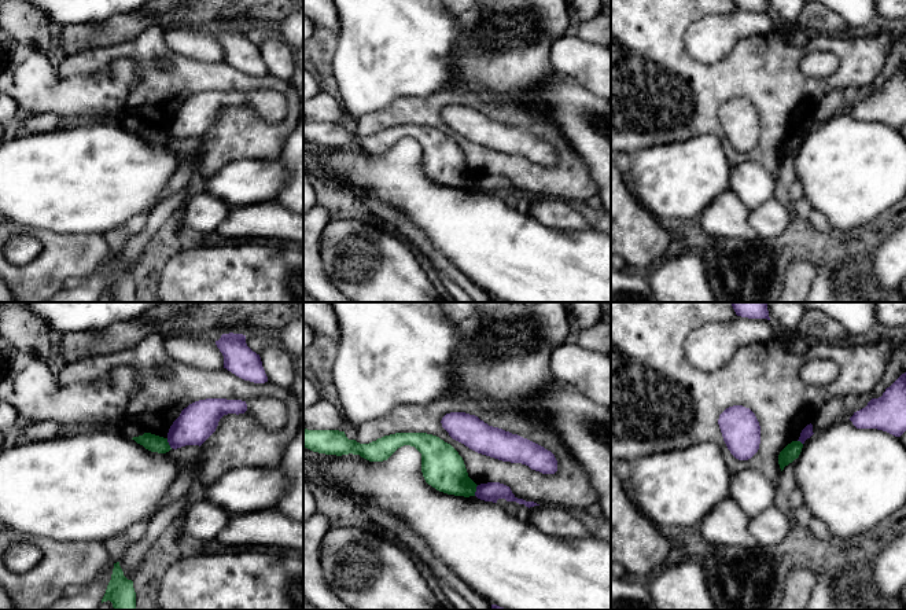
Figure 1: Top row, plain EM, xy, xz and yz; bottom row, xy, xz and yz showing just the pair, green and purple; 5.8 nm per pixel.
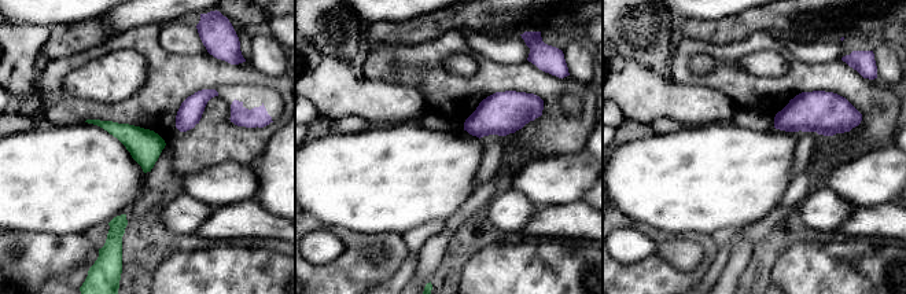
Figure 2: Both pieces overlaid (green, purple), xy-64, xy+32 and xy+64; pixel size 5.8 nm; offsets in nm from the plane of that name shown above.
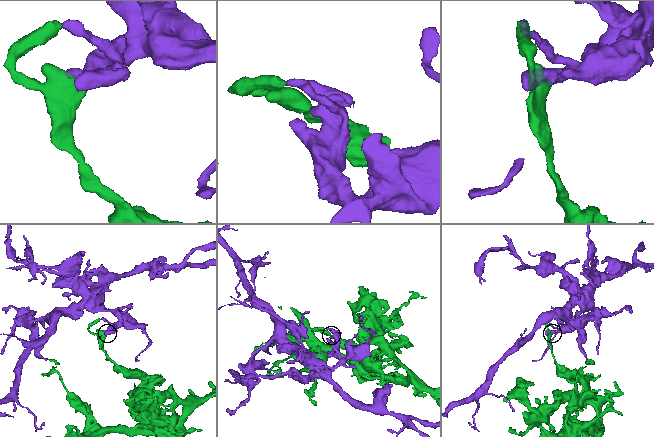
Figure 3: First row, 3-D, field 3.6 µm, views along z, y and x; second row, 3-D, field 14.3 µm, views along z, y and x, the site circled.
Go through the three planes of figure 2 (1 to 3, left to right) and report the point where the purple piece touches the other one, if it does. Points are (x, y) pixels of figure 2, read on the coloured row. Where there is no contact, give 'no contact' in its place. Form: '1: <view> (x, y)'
1: no contact
2: no contact
3: no contact

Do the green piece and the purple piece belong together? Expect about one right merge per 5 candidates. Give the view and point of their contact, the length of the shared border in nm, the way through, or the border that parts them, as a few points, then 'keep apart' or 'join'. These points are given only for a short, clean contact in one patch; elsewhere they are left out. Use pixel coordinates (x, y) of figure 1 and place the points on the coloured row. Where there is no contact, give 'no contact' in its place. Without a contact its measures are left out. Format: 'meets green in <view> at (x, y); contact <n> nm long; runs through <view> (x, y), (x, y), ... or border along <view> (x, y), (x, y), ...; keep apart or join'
meets green in xz at (475, 491); contact 70 nm long; keep apart

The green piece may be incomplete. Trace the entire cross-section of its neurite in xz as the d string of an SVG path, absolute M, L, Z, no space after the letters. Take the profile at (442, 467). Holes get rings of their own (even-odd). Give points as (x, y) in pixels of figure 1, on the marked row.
M303 429L303 448L325 455L353 453L369 462L383 462L404 445L415 447L421 453L421 473L428 485L448 495L475 496L478 485L468 477L463 458L437 436L395 433L360 444L349 440L345 431Z

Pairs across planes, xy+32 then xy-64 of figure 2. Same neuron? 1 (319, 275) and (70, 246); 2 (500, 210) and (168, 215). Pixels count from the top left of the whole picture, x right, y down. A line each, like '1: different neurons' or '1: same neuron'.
1: same neuron
2: same neuron

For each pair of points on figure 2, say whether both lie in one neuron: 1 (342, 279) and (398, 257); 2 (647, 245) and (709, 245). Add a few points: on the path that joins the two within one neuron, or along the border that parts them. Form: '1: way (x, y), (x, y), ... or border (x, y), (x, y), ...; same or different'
1: way (356, 275), (379, 275), (385, 271); same
2: border (684, 236), (703, 252), (703, 260), (691, 272); different

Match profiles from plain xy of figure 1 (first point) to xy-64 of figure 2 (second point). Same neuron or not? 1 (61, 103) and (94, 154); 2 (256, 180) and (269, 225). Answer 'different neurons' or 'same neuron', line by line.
1: different neurons
2: different neurons

